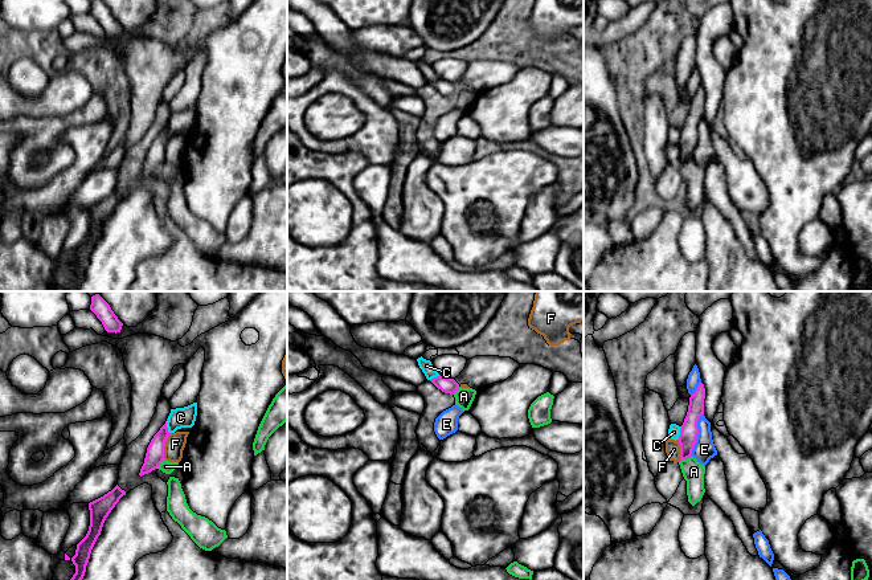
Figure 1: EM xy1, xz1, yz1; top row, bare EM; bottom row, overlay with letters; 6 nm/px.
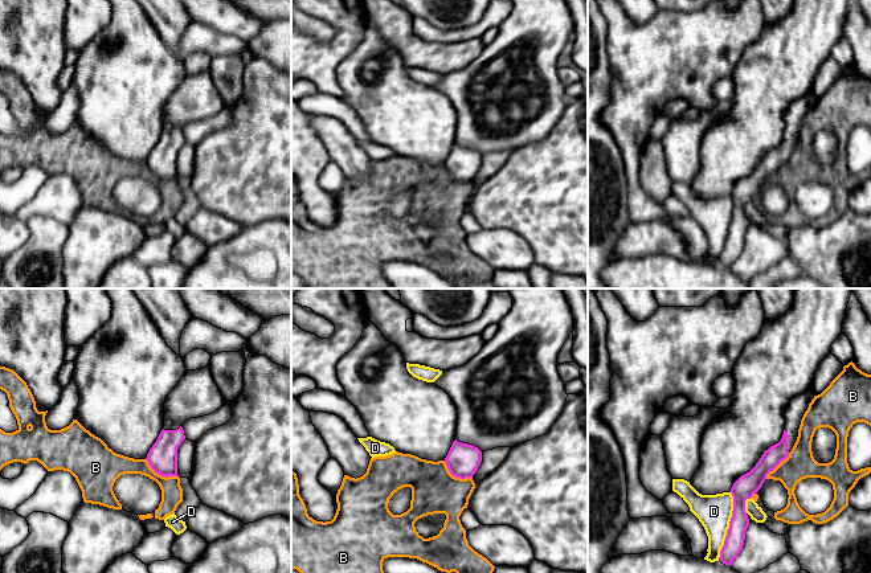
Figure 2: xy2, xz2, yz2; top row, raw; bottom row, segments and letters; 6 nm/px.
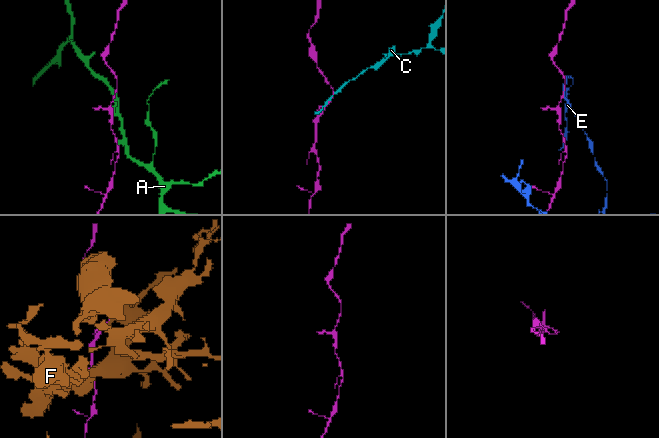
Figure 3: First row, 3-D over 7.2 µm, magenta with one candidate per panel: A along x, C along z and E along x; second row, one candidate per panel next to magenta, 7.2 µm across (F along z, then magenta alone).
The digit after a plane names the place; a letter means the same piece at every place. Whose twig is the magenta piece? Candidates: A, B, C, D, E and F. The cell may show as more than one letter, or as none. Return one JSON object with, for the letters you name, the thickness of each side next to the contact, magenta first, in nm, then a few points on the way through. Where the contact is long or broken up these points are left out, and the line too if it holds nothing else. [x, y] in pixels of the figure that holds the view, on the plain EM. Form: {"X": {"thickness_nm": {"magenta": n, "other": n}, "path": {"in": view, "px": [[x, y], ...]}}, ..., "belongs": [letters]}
{"belongs": []}

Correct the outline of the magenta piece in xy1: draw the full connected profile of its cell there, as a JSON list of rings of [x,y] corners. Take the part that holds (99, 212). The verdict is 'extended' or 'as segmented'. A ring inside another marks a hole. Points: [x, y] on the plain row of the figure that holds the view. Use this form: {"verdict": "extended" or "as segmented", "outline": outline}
{"verdict": "as segmented", "outline": [[[116,188],[111,195],[89,207],[89,234],[86,240],[77,248],[75,258],[71,261],[71,265],[75,269],[75,277],[70,282],[73,291],[81,291],[81,283],[85,279],[91,253],[101,238],[103,226],[123,199],[126,199],[126,195]]]}

